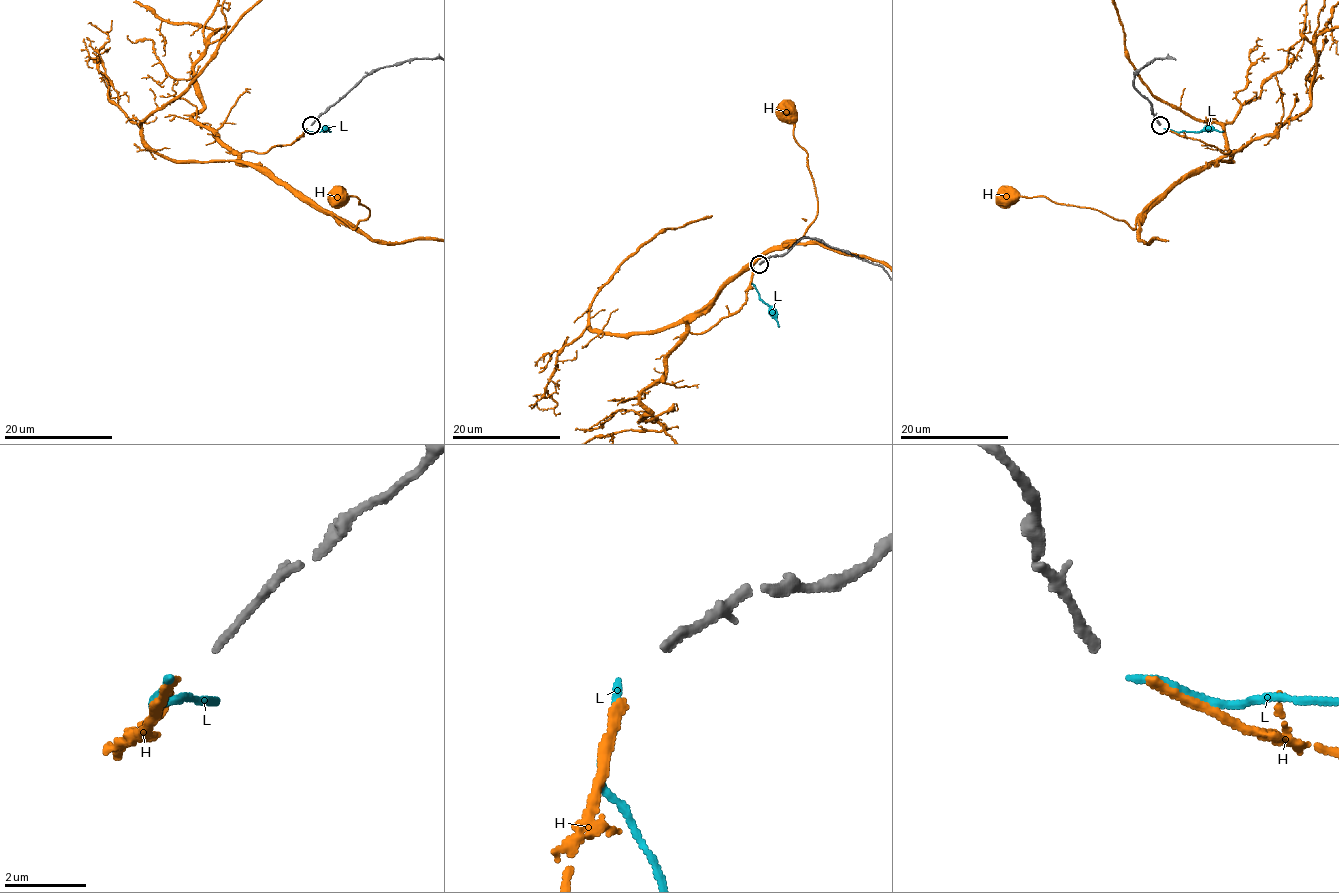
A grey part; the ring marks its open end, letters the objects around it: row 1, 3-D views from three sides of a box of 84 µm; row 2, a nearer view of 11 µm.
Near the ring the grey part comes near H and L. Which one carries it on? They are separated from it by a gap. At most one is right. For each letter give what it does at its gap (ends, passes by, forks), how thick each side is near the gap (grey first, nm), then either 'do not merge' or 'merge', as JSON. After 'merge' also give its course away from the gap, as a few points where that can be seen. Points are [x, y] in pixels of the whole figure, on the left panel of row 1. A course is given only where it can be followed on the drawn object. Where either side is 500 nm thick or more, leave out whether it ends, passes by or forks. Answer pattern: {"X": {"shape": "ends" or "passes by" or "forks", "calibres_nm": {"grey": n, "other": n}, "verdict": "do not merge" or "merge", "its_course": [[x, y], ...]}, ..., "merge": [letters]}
{"H": {"shape": "ends", "calibres_nm": {"grey": 200, "other": 180}, "verdict": "merge", "its_course": [[306, 128], [289, 144], [243, 151], [243, 162], [353, 229], [368, 216], [355, 196], [337, 197]]}, "L": {"shape": "ends", "calibres_nm": {"grey": 200, "other": 180}, "verdict": "do not merge"}, "merge": ["H"]}

